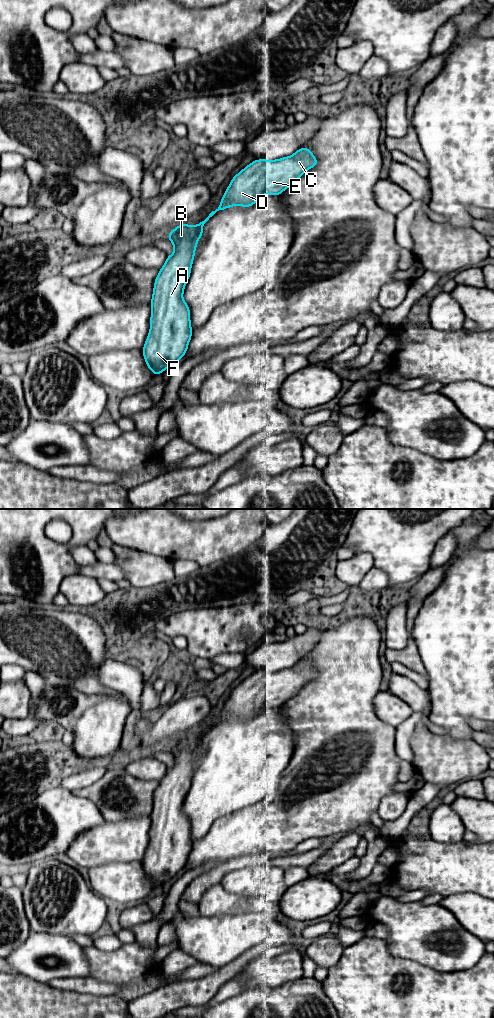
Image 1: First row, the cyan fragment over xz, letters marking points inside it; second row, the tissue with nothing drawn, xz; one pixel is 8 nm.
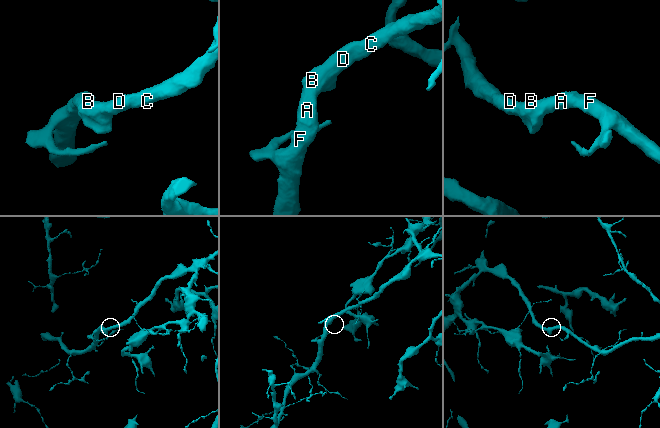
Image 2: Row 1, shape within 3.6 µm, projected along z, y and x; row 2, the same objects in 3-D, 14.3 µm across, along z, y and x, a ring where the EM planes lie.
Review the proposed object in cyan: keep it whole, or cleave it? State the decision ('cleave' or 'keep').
keep

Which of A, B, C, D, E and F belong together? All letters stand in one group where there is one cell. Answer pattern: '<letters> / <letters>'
A B C D E F

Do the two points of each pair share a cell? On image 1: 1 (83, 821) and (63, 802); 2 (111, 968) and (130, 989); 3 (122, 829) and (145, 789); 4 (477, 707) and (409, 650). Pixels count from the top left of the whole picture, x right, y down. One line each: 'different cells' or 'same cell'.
1: same cell
2: same cell
3: different cells
4: different cells

